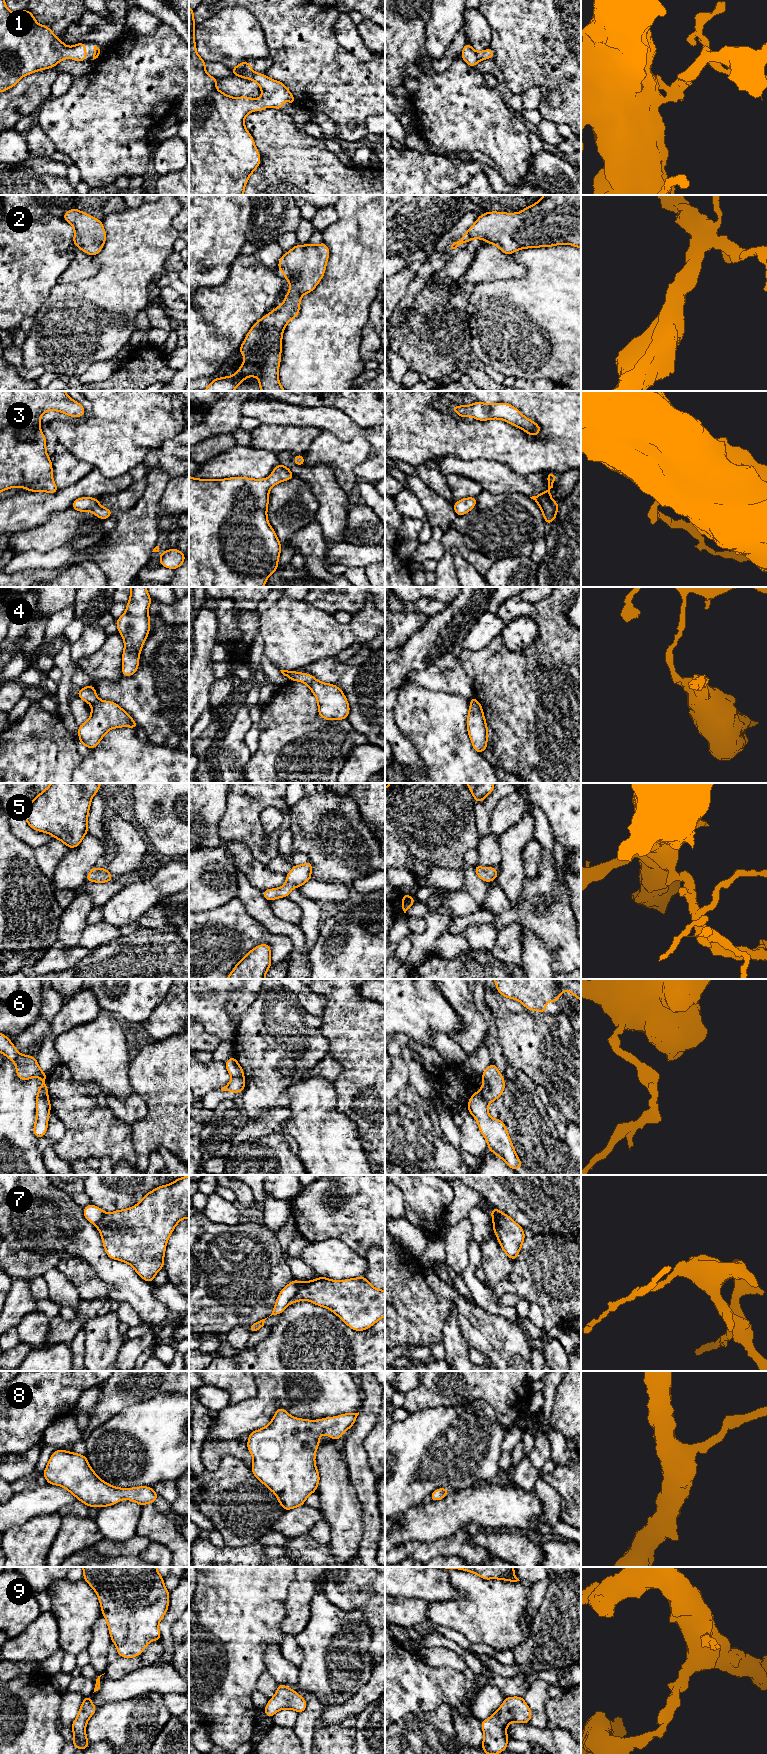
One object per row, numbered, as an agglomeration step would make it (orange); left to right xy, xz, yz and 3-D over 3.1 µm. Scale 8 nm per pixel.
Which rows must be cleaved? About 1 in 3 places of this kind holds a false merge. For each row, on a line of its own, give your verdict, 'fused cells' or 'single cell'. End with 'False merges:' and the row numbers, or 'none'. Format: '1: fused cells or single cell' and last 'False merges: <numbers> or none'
1: single cell
2: single cell
3: single cell
4: fused cells
5: single cell
6: fused cells
7: fused cells
8: single cell
9: single cell
False merges: 4, 6, 7

